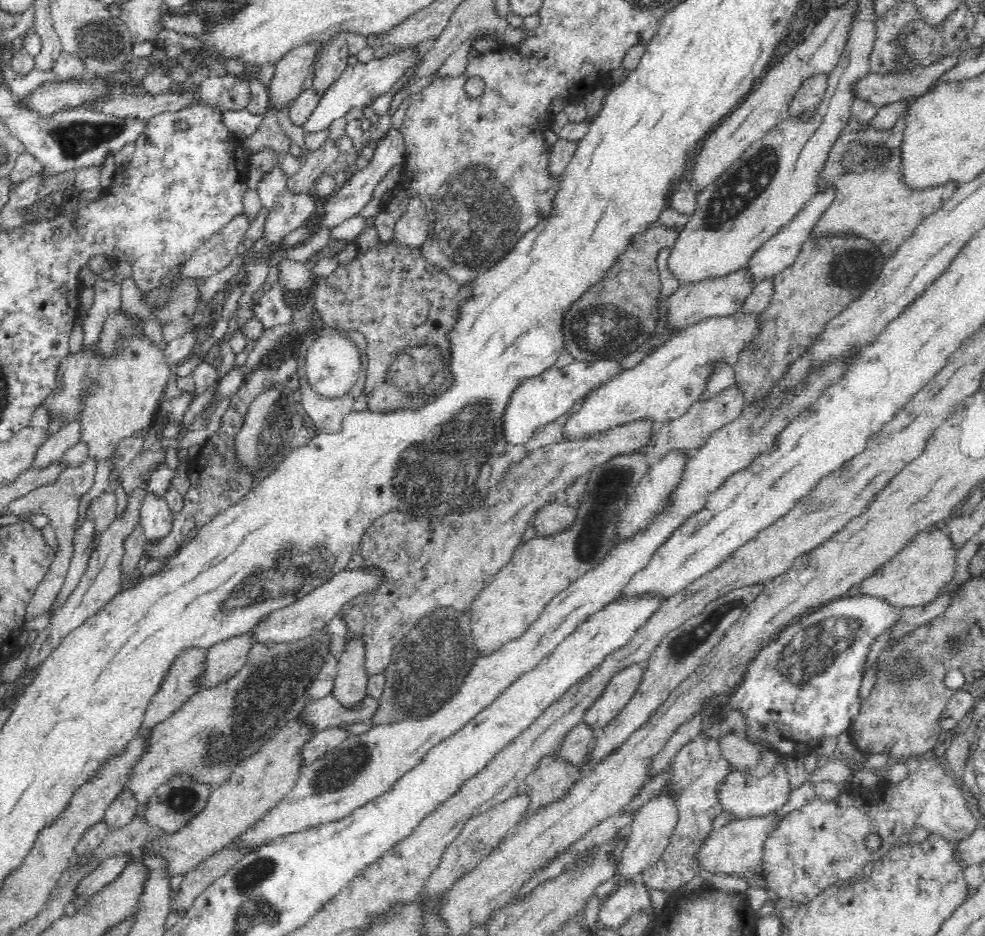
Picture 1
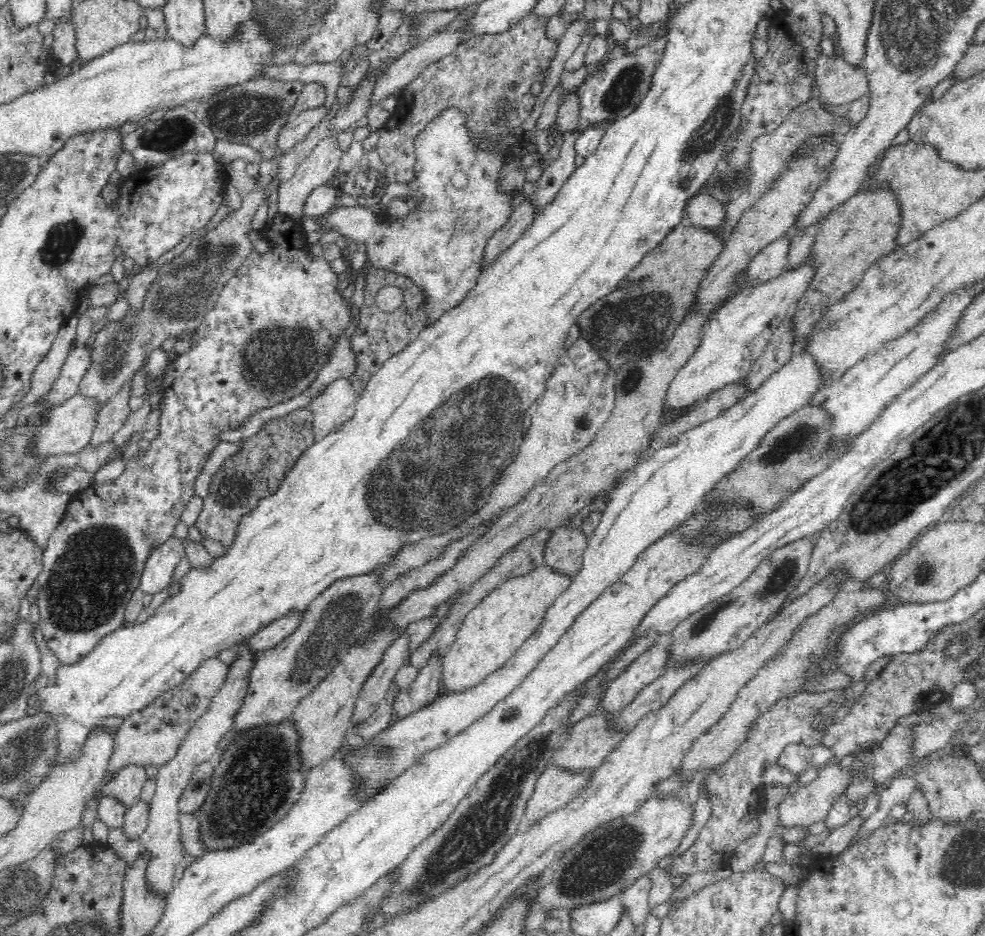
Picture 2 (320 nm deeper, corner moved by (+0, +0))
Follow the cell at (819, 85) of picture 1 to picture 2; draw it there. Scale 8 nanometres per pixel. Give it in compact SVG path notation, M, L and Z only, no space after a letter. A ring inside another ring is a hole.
M818 53L815 60L815 84L823 103L832 105L852 102L860 95L868 94L867 74L863 68L854 68L841 57Z

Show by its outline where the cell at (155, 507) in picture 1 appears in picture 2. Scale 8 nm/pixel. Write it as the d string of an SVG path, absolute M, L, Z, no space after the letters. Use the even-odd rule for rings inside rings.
M174 533L152 545L141 574L141 590L152 595L161 592L168 586L174 569L182 558L185 558L183 540L176 538Z

